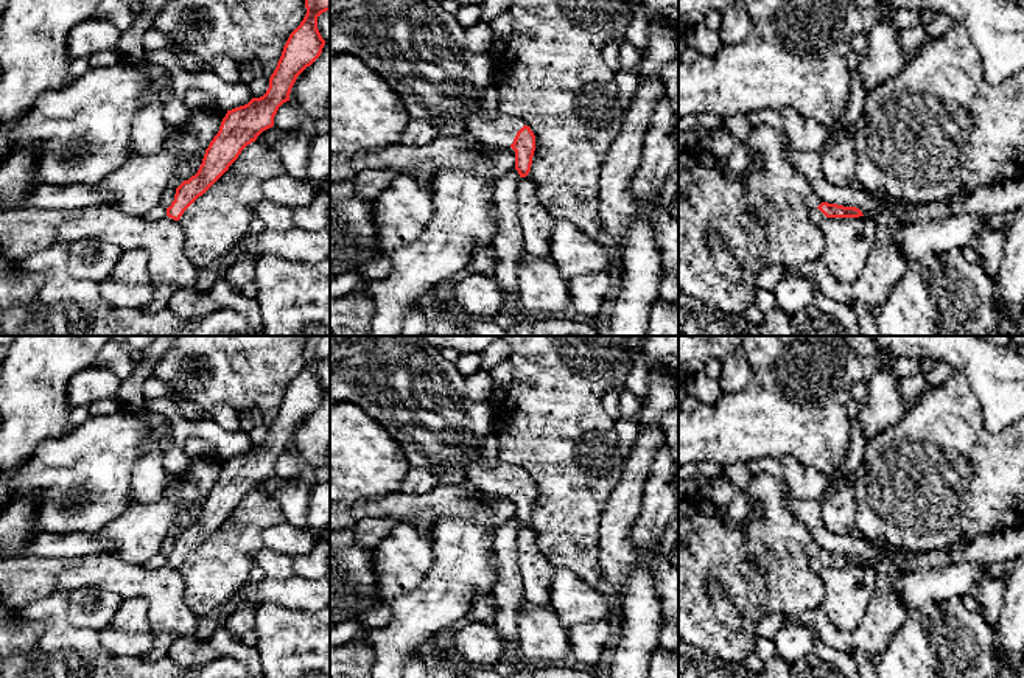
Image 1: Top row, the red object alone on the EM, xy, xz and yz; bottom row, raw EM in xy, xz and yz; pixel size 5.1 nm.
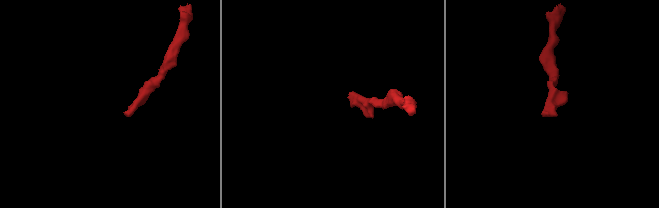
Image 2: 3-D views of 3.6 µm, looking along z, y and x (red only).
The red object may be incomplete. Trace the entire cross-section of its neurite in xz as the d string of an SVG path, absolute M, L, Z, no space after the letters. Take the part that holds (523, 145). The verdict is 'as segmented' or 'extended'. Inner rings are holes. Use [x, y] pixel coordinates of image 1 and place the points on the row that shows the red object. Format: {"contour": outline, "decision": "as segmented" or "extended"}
{"contour": "M498 112L493 120L476 115L470 121L468 135L487 146L510 146L515 151L515 170L520 177L529 174L535 151L535 135L521 120L503 112Z", "decision": "extended"}

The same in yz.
{"contour": "M822 202L817 208L811 210L811 219L820 224L826 218L859 218L864 216L856 207L843 207L837 204Z", "decision": "extended"}

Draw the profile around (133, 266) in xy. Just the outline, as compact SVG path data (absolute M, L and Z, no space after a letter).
M142 249L123 250L109 278L118 285L148 283L148 255Z

